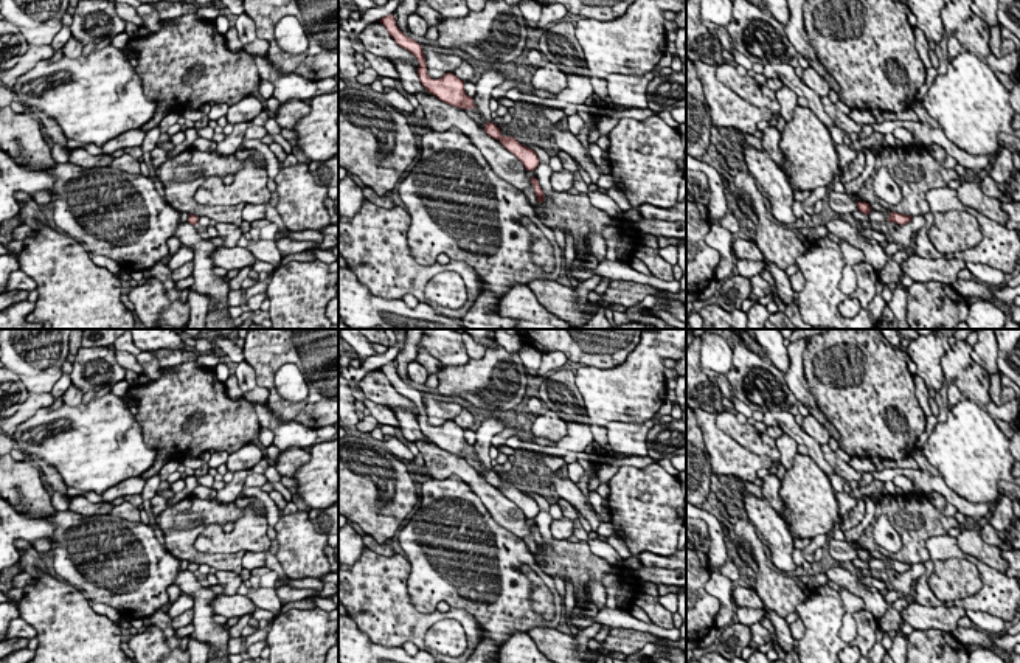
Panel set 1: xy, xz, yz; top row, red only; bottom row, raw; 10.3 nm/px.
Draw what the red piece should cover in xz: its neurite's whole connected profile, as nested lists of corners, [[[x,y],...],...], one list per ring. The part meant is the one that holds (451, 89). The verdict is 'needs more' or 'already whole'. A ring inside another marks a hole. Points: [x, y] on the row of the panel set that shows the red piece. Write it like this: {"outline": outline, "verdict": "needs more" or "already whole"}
{"outline": [[[393,14],[379,20],[394,39],[397,47],[408,50],[419,62],[418,76],[425,90],[435,95],[438,99],[461,109],[475,109],[474,99],[464,92],[464,81],[453,73],[446,73],[439,79],[432,79],[427,73],[427,64],[421,43],[407,37],[396,25]]], "verdict": "already whole"}

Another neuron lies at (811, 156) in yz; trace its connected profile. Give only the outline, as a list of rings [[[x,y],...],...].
[[[795,107],[793,118],[781,132],[779,149],[786,158],[781,169],[793,193],[831,186],[840,171],[827,126],[809,107]]]

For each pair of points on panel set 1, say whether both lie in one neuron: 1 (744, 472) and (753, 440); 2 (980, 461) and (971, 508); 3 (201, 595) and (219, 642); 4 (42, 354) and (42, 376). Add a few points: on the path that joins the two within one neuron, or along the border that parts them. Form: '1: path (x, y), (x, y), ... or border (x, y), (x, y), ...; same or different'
1: border (721, 429), (749, 451), (764, 455), (773, 465); different
2: border (943, 480), (960, 496), (989, 505); different
3: path (202, 606), (202, 621), (210, 631); same
4: path (42, 359), (42, 371); same

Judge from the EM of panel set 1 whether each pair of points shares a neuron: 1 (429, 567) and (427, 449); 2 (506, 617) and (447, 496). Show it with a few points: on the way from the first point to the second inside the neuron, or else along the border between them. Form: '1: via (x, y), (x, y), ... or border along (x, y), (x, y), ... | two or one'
1: border along (429, 477), (446, 479), (457, 475), (464, 483) | two
2: via (491, 587), (451, 545), (447, 541), (447, 525) | one

